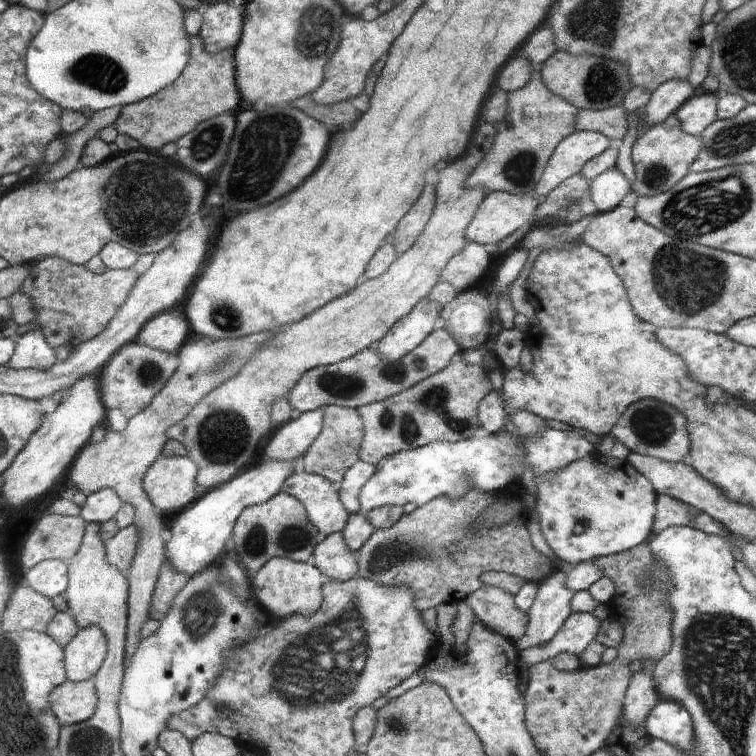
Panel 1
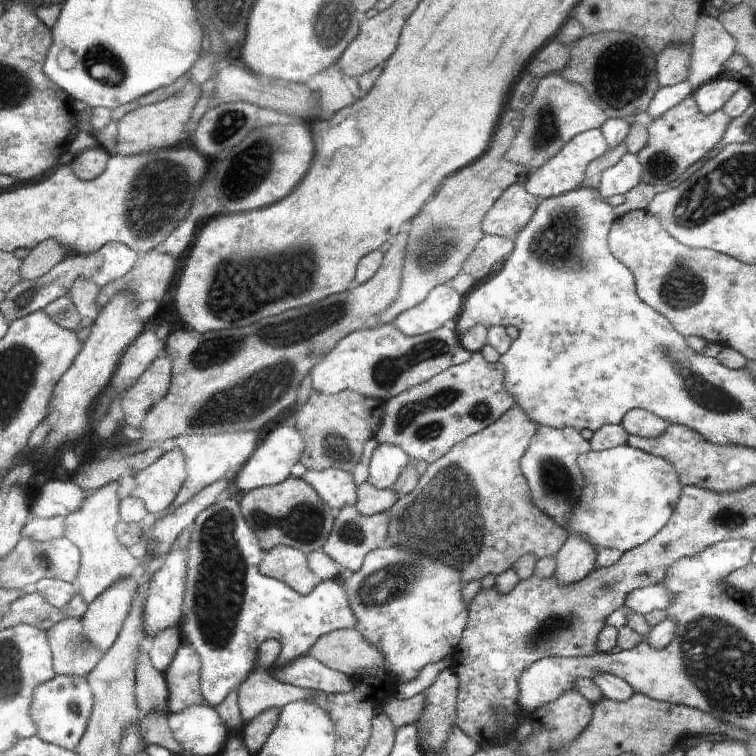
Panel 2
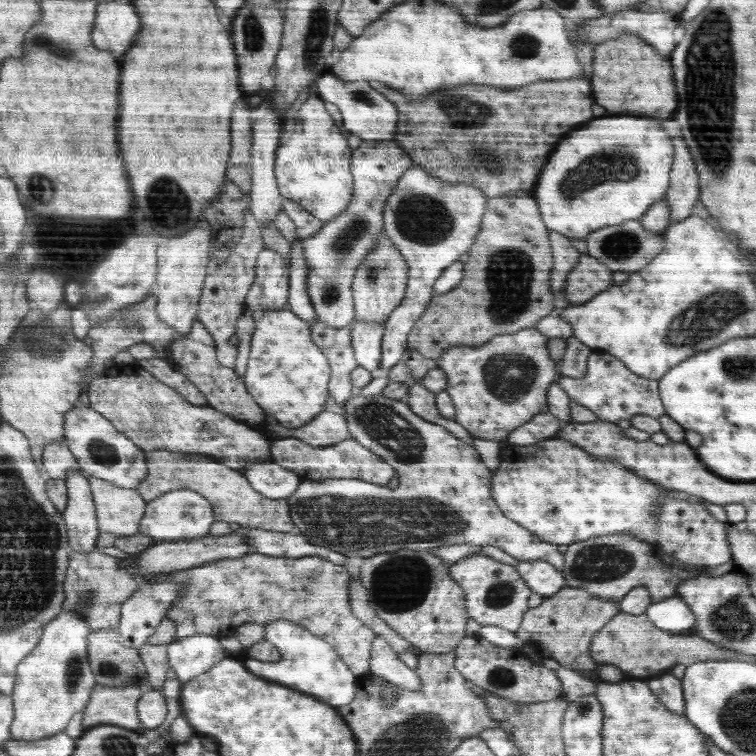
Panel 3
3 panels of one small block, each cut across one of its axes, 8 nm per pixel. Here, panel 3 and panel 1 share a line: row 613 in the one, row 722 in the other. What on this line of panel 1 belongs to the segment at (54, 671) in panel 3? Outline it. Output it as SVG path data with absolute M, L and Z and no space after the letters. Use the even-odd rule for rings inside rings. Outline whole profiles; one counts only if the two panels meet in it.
M95 678L84 682L68 680L52 694L52 706L59 714L60 722L72 725L90 720L96 714L100 696Z

